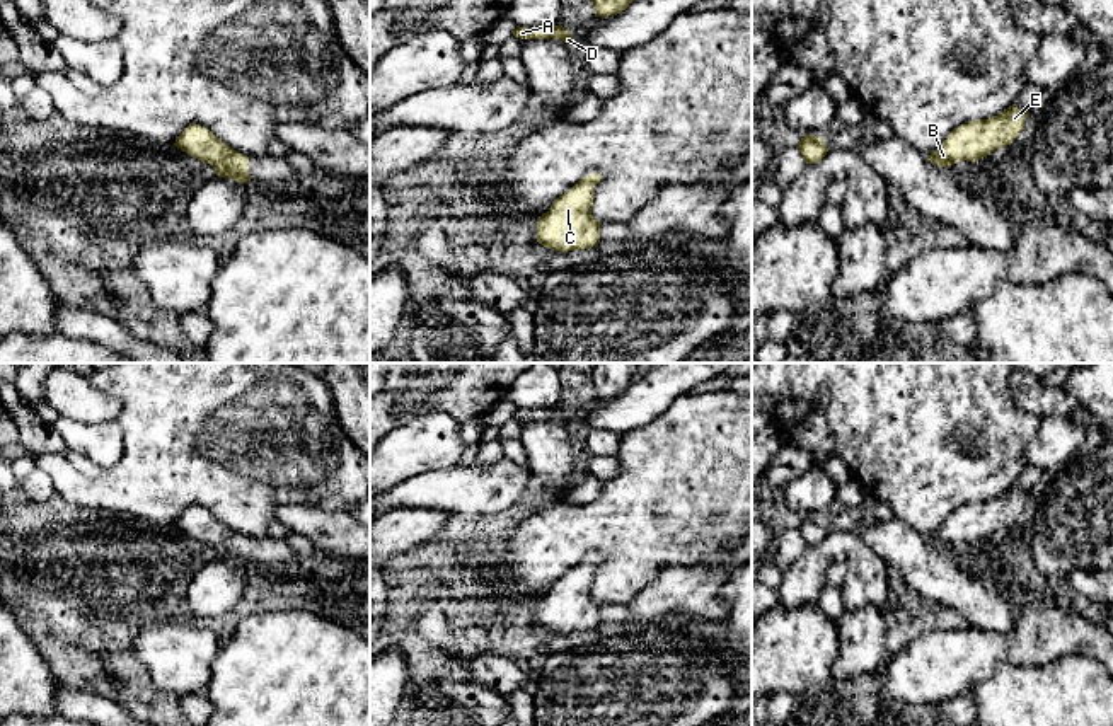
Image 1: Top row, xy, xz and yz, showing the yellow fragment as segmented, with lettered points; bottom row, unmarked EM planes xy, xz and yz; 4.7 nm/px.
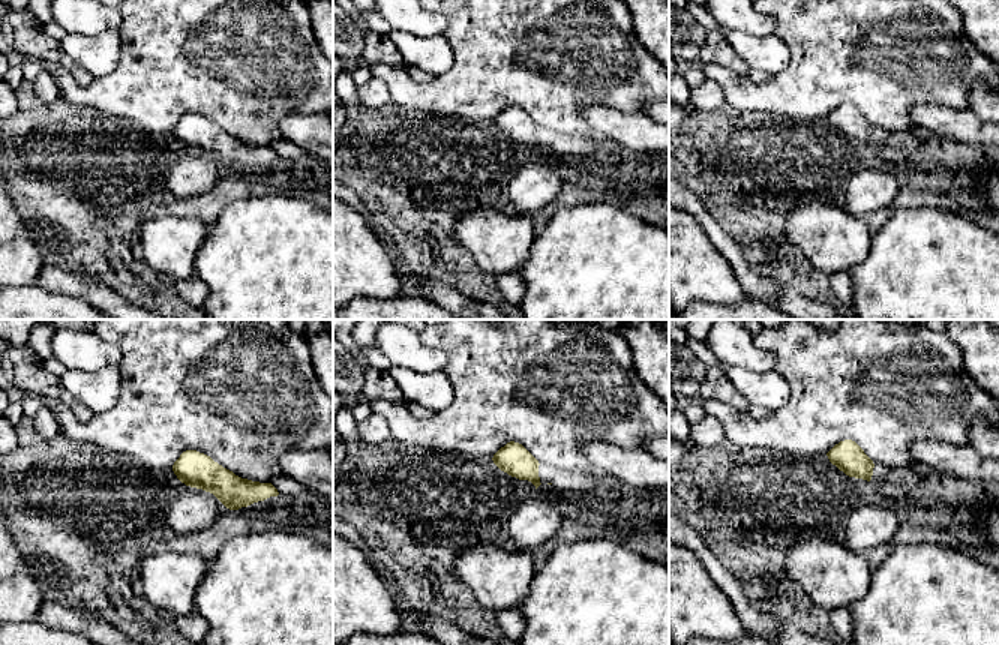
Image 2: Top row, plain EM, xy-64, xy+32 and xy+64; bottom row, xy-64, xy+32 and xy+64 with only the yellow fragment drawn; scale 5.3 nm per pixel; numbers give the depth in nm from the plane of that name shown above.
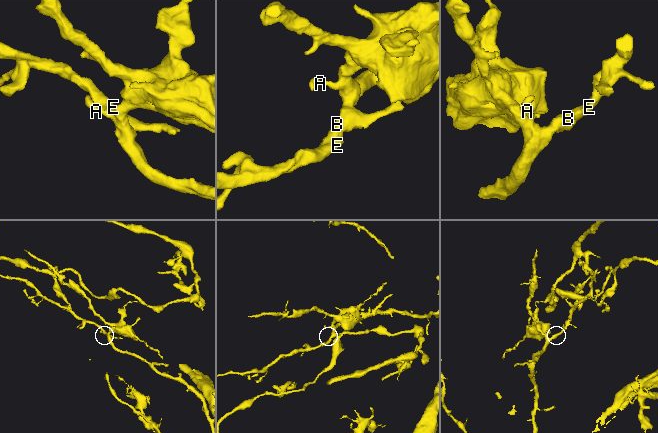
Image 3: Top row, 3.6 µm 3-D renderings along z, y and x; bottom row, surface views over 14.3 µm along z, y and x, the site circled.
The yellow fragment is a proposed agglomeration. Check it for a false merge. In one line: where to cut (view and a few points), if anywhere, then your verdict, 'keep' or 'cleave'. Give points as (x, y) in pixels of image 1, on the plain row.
no cut; keep

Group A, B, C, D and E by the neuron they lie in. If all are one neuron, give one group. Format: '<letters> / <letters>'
A B C D E

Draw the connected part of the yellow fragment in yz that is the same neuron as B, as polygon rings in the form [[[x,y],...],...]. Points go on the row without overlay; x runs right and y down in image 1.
[[[1009,487],[1006,493],[989,501],[965,504],[954,510],[927,542],[946,550],[960,542],[973,545],[1011,527],[1024,511],[1028,496],[1026,491]]]

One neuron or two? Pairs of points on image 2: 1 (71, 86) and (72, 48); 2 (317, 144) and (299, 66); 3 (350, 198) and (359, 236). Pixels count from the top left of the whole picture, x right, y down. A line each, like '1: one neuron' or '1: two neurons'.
1: two neurons
2: two neurons
3: two neurons

